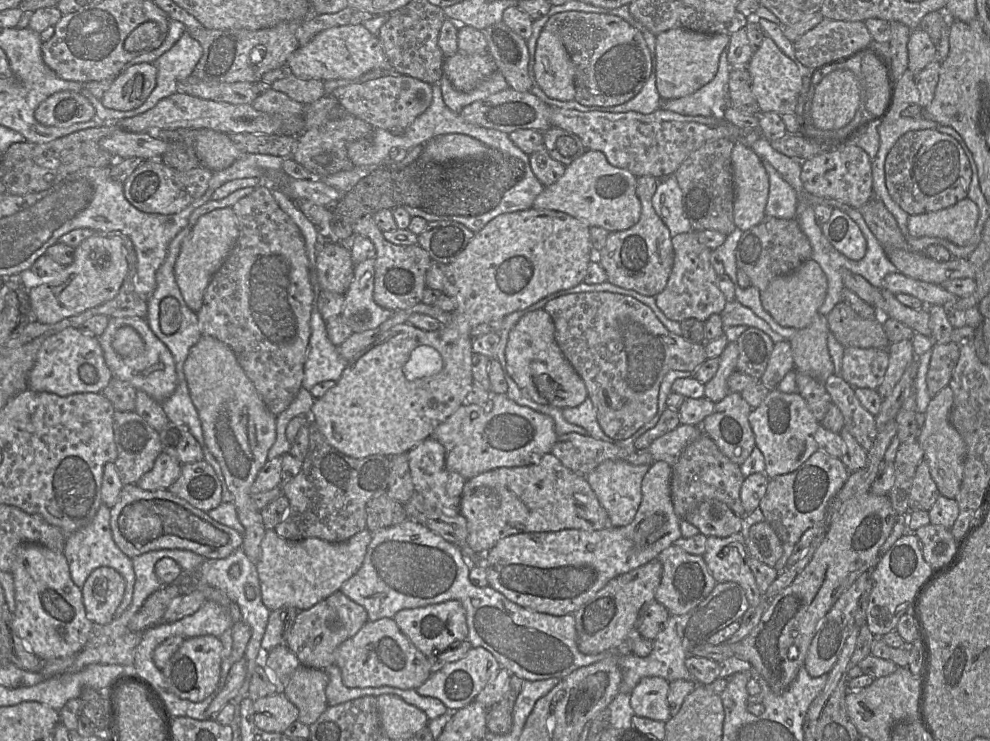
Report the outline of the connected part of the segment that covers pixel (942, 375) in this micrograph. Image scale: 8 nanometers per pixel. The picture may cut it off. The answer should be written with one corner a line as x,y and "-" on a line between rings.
955,342
935,343
927,372
927,389
931,399
950,383
960,357
960,345

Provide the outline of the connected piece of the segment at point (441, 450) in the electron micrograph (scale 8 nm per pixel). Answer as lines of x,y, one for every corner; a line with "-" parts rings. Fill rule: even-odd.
429,437
419,443
408,453
410,474
414,491
420,493
430,504
442,509
447,515
460,513
460,501
467,480
460,474
447,469
445,464
445,448
435,438

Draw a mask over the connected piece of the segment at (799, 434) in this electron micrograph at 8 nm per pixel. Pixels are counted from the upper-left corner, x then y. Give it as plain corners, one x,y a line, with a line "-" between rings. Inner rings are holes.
777,388
770,390
762,403
752,409
749,421
755,436
755,445
765,459
764,473
770,479
797,470
819,450
814,435
821,423
815,419
798,392
787,394

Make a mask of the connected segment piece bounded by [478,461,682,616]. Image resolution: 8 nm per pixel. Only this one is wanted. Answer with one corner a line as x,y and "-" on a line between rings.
655,461
650,466
641,484
642,501
633,521
626,526
608,525
595,531
563,529
554,532
519,533
499,540
478,562
486,569
488,585
511,602
528,610
554,616
573,614
608,581
656,559
659,553
682,537
680,518
674,511
671,498
671,476
672,467
664,461

